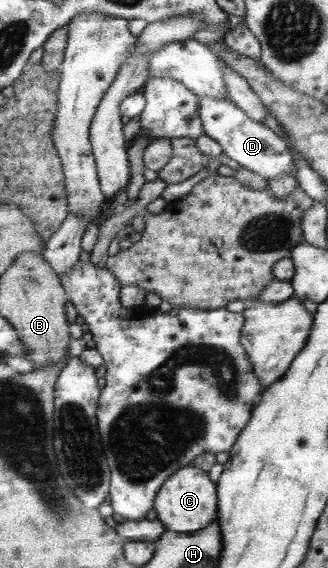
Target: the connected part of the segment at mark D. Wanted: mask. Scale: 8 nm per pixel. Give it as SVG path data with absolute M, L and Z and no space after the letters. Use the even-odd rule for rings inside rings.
M197 96L197 113L203 125L203 133L221 147L225 157L239 163L241 168L258 174L266 182L279 174L291 174L295 178L295 161L291 159L290 148L283 143L283 139L262 122L249 118L228 98Z

